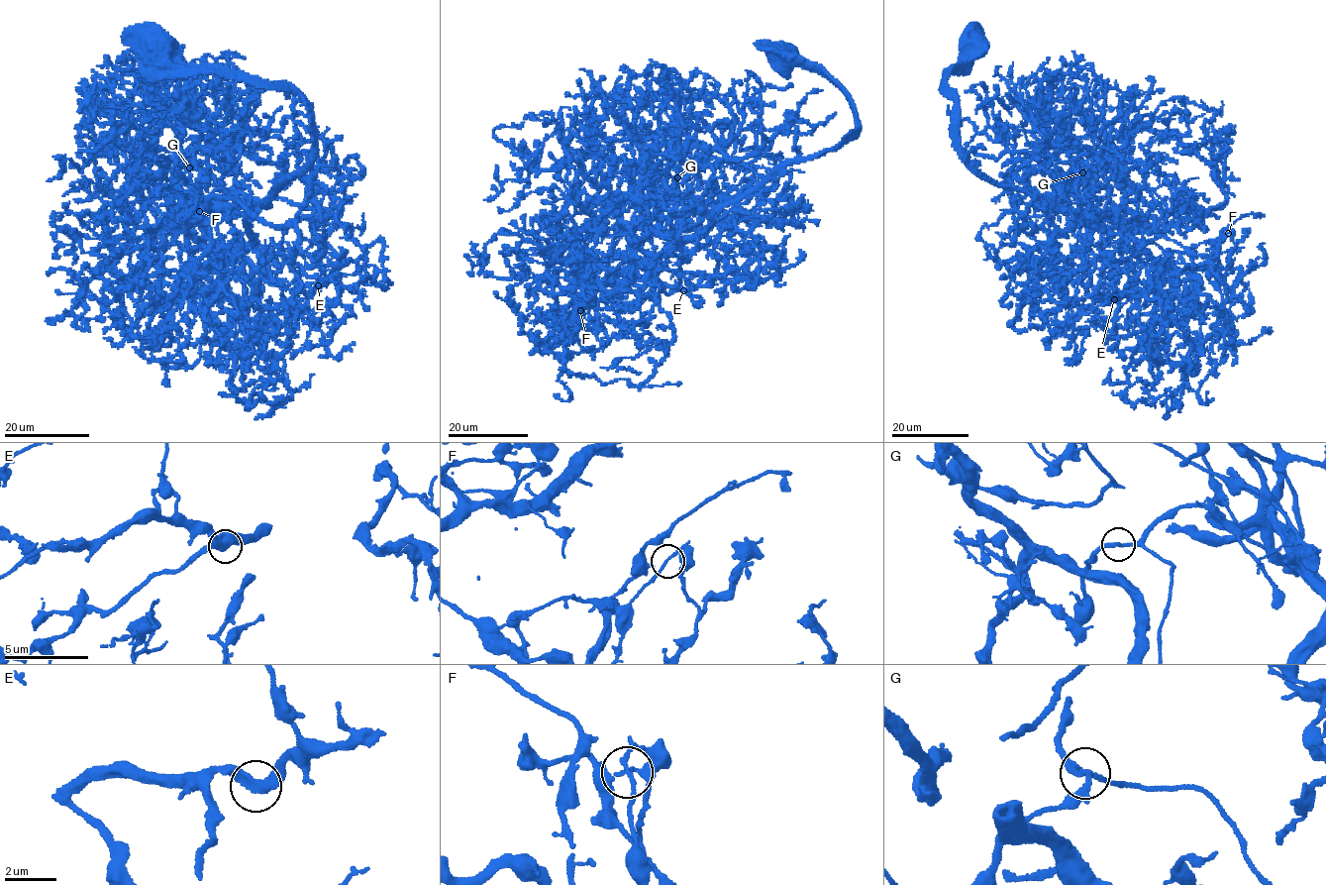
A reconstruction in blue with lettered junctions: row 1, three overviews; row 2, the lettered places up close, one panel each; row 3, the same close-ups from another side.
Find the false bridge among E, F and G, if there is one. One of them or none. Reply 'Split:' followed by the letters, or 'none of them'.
Split: F

